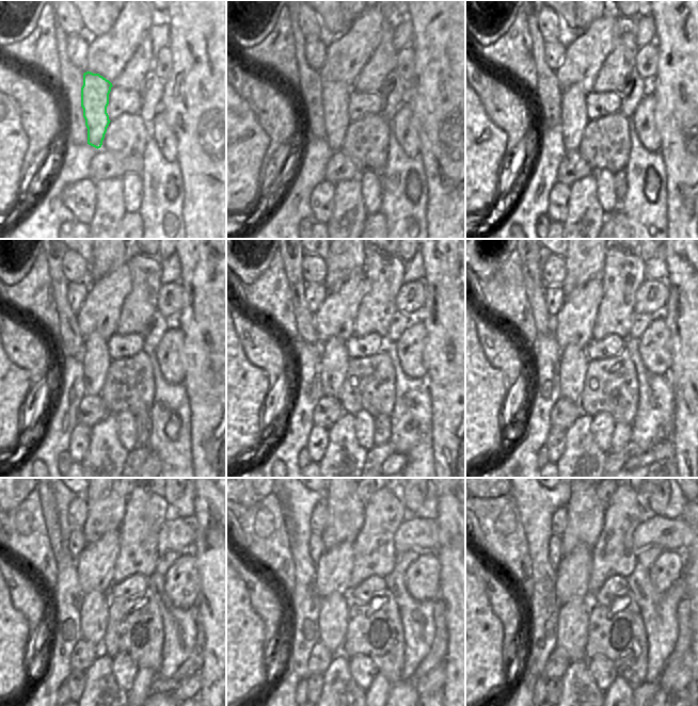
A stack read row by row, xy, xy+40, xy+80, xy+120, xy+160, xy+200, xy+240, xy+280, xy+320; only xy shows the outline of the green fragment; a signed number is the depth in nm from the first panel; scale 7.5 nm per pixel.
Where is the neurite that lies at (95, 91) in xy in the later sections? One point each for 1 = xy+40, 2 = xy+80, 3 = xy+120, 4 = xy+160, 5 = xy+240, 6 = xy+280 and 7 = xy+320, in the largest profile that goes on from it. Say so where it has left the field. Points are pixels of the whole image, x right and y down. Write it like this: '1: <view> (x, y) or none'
1: xy+40 (335, 95)
2: xy+80 (574, 119)
3: xy+120 (95, 358)
4: xy+160 (335, 359)
5: xy+240 (96, 604)
6: xy+280 (335, 605)
7: xy+320 (575, 611)

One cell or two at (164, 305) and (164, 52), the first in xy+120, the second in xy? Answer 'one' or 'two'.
one

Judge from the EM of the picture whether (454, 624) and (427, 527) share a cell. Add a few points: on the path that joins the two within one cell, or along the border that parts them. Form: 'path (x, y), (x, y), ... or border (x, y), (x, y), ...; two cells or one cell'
border (438, 526), (439, 543), (434, 550); two cells

